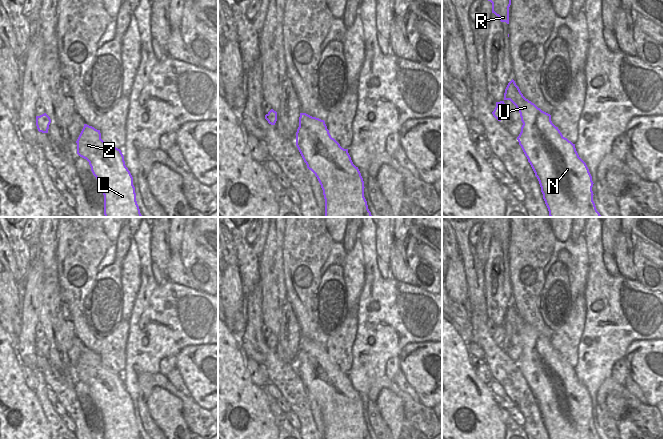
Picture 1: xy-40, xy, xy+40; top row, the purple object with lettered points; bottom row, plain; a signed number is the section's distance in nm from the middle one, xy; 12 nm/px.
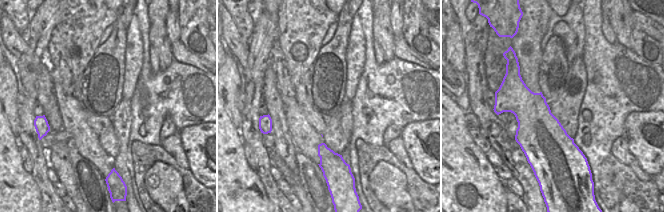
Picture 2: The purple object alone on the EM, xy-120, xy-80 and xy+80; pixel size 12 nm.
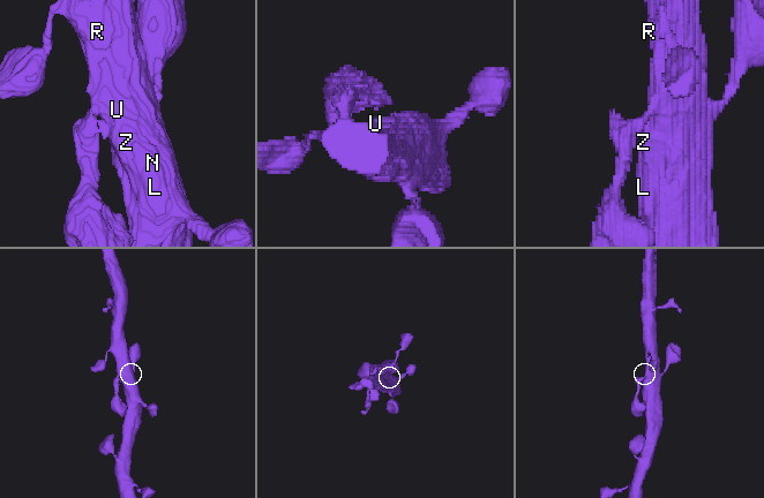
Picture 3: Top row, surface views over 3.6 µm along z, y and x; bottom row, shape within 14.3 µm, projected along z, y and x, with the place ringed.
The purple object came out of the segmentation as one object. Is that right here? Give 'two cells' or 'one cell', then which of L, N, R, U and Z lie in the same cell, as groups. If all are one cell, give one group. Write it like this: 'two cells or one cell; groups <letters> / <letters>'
one cell; groups L N R U Z

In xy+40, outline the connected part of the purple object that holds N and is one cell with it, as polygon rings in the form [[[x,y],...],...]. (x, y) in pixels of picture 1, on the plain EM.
[[[513,303],[508,307],[505,313],[504,324],[496,326],[496,331],[492,336],[493,340],[498,345],[501,345],[505,337],[505,324],[510,324],[520,337],[523,349],[517,364],[539,405],[549,439],[600,439],[593,425],[594,418],[592,411],[594,407],[592,405],[592,400],[586,387],[579,381],[575,368],[562,359],[558,351],[552,347],[550,338],[542,335],[523,320]]]

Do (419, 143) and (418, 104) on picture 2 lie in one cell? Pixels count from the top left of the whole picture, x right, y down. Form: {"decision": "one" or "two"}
{"decision": "two"}

